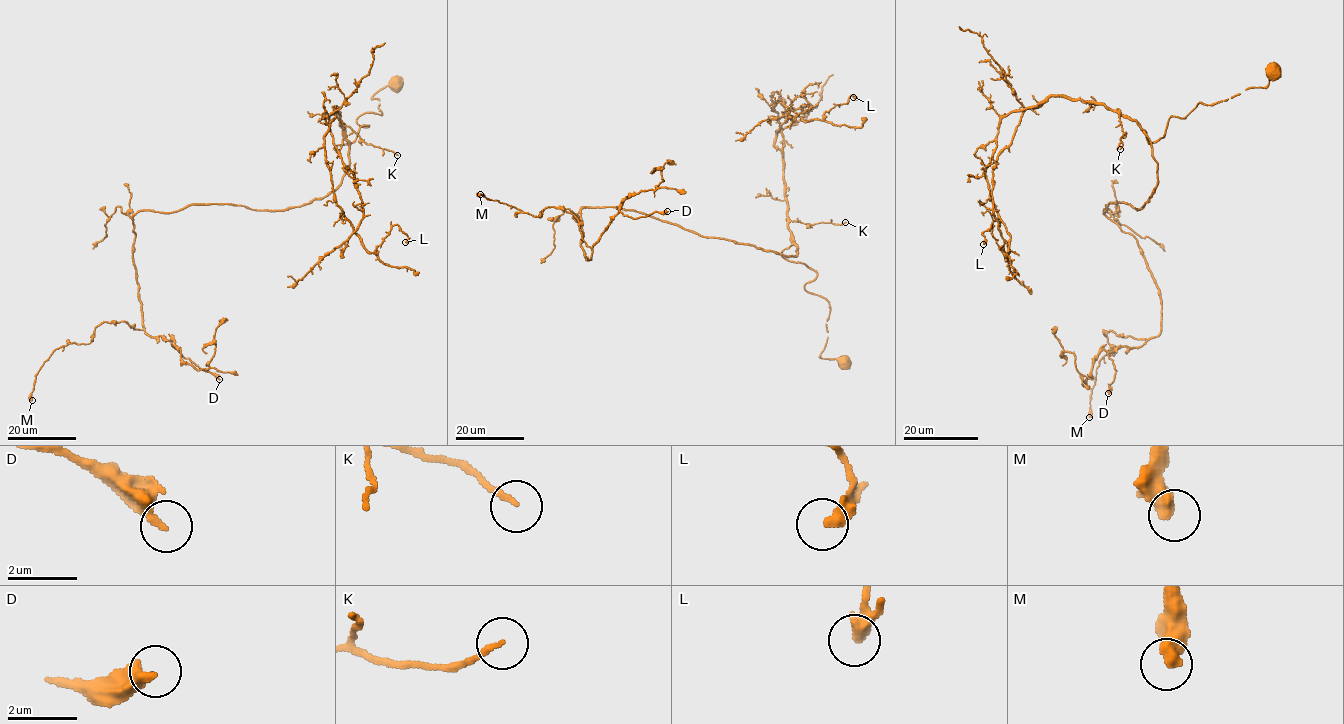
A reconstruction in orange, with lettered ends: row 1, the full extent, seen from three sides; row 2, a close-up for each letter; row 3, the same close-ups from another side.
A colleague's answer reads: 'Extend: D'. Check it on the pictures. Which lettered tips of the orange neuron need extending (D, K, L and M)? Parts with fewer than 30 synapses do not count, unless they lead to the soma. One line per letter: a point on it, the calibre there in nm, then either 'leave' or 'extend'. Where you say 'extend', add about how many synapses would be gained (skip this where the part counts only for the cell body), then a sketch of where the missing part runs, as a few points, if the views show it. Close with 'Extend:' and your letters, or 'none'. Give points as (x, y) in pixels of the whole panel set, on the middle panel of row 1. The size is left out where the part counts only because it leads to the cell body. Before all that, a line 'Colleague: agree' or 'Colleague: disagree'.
Colleague: disagree
D: (667, 211) | 360 nm | leave
K: (845, 222) | 150 nm | leave
L: (853, 97) | 380 nm | leave
M: (480, 194) | 360 nm | leave
Extend: none

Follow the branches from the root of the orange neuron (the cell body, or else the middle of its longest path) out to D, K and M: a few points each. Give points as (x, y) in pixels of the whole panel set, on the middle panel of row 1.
D: (843, 361), (820, 356), (829, 303), (782, 255), (794, 244), (583, 207), (586, 259), (619, 211), (667, 211)
K: (843, 361), (820, 356), (829, 303), (805, 288), (816, 273), (782, 252), (792, 244), (790, 221), (845, 222)
M: (843, 361), (820, 356), (829, 303), (782, 255), (794, 244), (583, 207), (587, 259), (571, 213), (480, 194)

